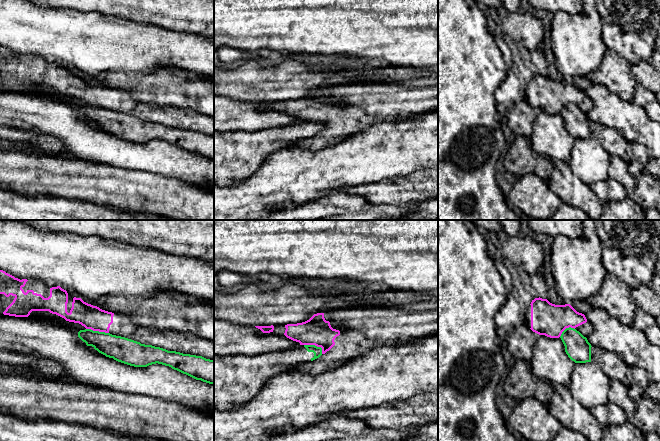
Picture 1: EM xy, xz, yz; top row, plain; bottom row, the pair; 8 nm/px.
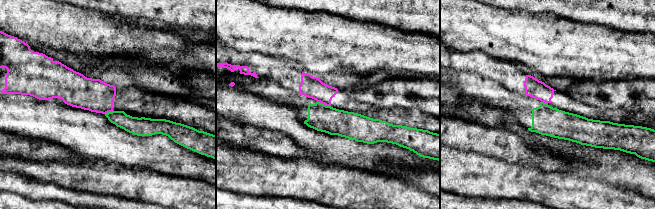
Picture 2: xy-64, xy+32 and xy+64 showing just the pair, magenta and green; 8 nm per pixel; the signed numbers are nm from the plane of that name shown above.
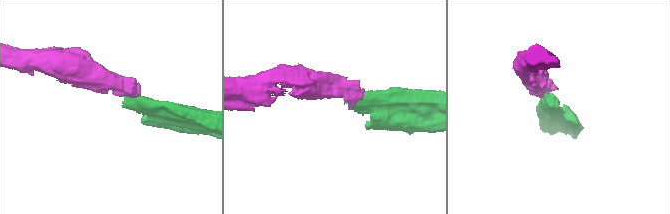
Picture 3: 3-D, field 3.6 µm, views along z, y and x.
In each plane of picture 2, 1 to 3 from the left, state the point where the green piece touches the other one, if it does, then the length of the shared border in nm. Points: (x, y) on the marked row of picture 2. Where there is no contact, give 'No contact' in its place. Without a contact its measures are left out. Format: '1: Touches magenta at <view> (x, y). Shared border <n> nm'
1: Touches magenta at xy-64 (109, 111). Shared border 80 nm
2: Touches magenta at xy+32 (324, 104). Shared border 120 nm
3: Touches magenta at xy+64 (544, 102). Shared border 60 nm

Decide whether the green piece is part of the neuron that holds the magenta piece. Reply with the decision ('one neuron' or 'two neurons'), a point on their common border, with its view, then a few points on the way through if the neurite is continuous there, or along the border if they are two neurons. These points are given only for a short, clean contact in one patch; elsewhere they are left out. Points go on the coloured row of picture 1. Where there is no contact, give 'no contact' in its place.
two neurons | xz (315, 345) | along xz (304, 344), (319, 346), (322, 353)

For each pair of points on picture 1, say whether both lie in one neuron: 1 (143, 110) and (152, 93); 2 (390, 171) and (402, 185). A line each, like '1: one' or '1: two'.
1: two
2: two

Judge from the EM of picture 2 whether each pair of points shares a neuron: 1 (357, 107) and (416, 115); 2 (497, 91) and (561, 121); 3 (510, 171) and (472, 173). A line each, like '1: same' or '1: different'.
1: same
2: same
3: same

